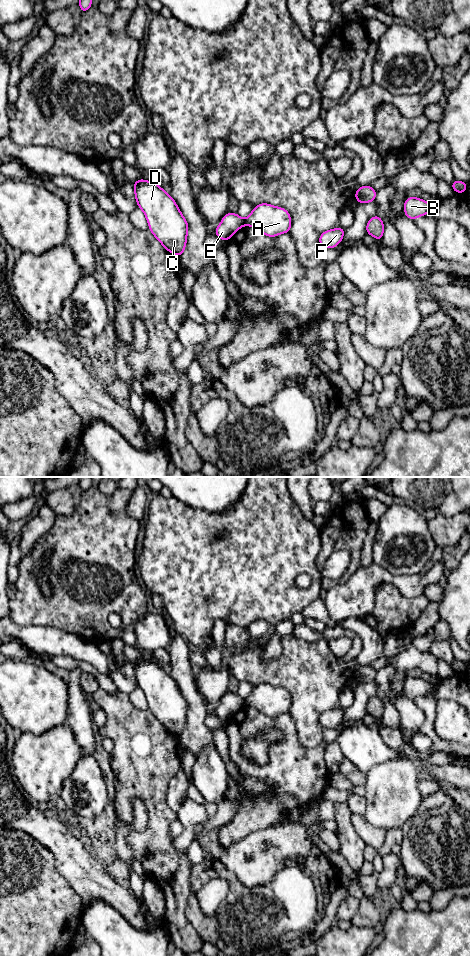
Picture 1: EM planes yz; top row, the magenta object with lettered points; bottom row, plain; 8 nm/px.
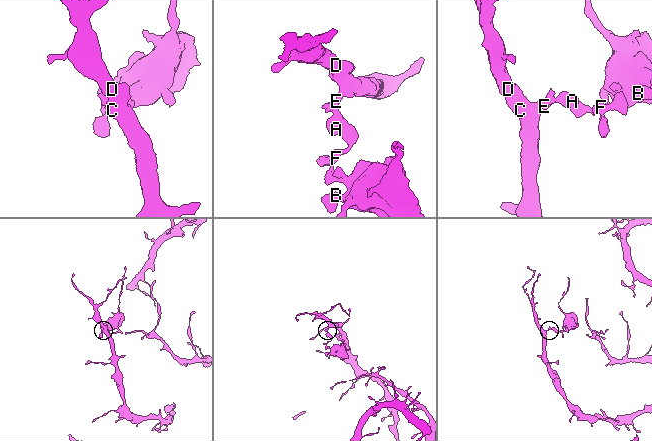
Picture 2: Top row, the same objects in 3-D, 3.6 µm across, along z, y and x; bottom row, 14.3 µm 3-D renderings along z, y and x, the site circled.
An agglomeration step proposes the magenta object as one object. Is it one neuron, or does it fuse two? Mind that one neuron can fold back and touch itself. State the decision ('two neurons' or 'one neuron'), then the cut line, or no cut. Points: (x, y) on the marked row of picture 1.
two neurons | yz (245, 220), (243, 224)

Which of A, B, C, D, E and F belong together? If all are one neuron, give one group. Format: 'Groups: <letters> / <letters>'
Groups: A B F / C D E

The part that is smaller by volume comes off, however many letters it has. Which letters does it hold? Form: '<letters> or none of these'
A, B, F

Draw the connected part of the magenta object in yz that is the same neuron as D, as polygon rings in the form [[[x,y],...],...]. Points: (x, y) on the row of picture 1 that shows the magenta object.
[[[138,179],[133,187],[149,230],[167,251],[180,257],[186,247],[189,226],[176,202],[154,182]]]

